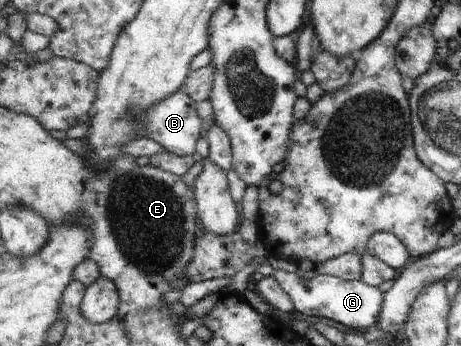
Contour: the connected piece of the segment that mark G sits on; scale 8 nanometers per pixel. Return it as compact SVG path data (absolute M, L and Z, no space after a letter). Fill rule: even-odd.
M276 270L272 277L278 285L291 297L295 310L306 315L327 318L342 324L351 330L371 330L379 324L385 293L380 288L372 287L363 281L346 281L331 275L316 275L304 280L298 274Z

